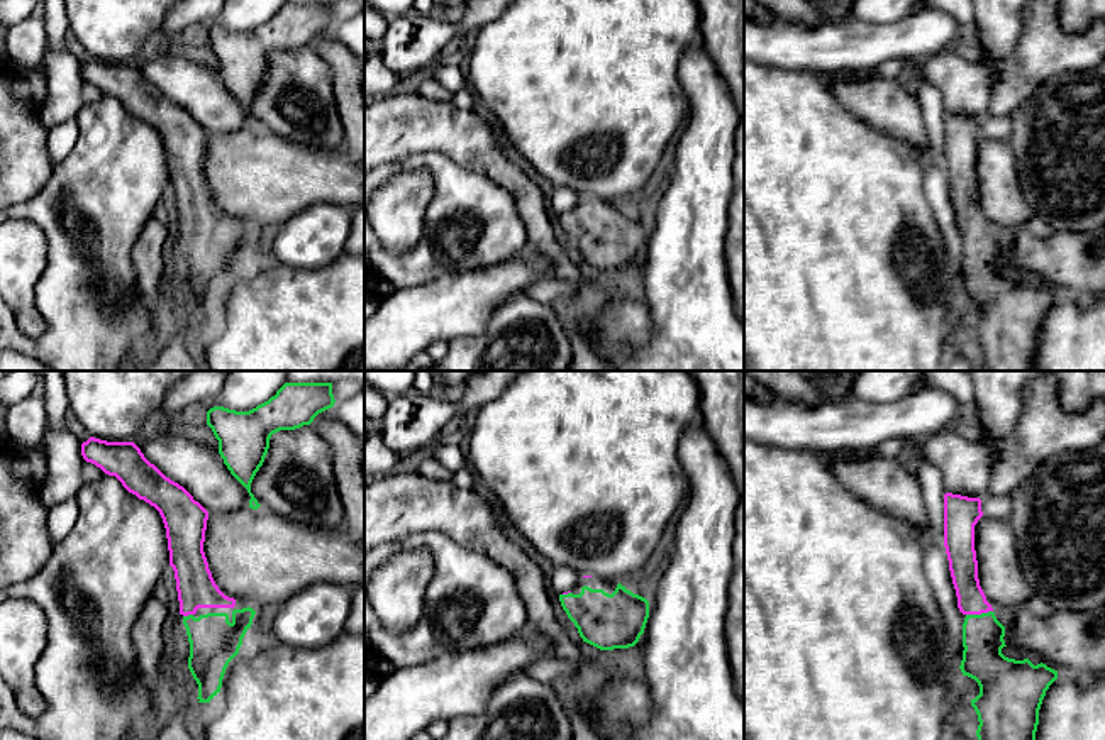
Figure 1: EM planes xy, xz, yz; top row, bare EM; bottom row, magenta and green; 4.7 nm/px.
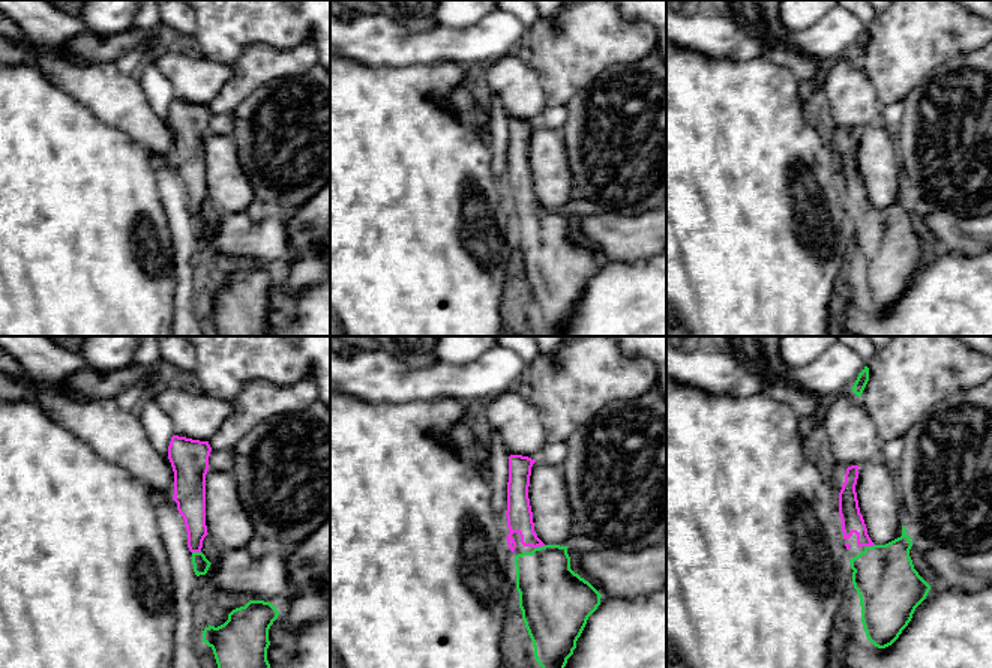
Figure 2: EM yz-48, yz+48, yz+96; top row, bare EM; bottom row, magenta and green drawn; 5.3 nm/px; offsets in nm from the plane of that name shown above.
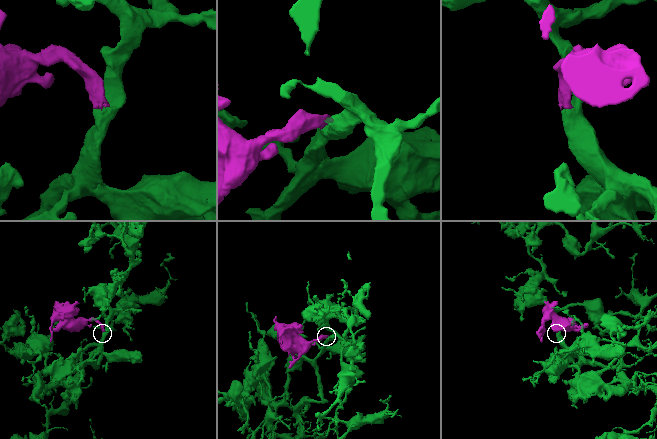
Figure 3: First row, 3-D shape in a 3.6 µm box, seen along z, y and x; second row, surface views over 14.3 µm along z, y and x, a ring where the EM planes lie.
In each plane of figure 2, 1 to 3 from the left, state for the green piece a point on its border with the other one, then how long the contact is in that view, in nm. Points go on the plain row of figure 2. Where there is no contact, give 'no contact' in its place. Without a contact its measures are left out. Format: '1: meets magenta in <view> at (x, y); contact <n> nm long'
1: meets magenta in yz-48 at (197, 215); contact 50 nm long
2: meets magenta in yz+48 at (539, 210); contact 70 nm long
3: meets magenta in yz+96 at (869, 209); contact 60 nm long

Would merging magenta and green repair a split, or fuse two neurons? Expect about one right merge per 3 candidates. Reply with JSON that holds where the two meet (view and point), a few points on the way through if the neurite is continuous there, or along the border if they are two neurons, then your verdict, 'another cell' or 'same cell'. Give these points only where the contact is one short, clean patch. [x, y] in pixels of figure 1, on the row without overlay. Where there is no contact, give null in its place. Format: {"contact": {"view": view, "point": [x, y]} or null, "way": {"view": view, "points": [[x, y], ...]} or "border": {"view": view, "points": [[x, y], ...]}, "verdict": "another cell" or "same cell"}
{"contact": {"view": "yz", "point": [978, 234]}, "way": {"view": "yz", "points": [[963, 185], [970, 219], [978, 234], [983, 281]]}, "verdict": "same cell"}

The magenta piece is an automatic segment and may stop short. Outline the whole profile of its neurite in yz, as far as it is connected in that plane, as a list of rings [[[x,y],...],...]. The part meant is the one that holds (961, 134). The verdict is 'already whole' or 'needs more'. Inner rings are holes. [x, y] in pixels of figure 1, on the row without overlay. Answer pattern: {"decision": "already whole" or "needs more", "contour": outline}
{"decision": "needs more", "contour": [[[944,115],[944,168],[958,217],[958,229],[966,237],[963,244],[961,293],[975,300],[980,315],[971,320],[978,335],[978,366],[981,371],[1036,371],[1039,330],[1046,312],[1058,300],[1058,291],[1046,284],[1034,286],[1029,279],[1015,281],[1002,274],[1005,247],[997,240],[991,225],[980,207],[975,171],[975,146],[983,137],[981,120],[961,115]]]}

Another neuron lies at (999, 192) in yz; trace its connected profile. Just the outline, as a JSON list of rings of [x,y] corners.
[[[981,137],[975,146],[975,171],[980,207],[993,230],[1037,225],[1022,195],[1008,141]]]

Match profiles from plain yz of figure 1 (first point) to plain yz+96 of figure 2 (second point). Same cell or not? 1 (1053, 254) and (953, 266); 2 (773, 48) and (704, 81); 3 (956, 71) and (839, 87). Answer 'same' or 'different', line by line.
1: different
2: different
3: same

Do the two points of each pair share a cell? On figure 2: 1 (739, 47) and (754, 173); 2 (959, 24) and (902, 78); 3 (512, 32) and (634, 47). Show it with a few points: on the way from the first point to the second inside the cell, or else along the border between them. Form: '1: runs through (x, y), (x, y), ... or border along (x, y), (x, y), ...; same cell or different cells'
1: border along (706, 54), (740, 60), (763, 57); different cells
2: runs through (944, 35), (916, 63); same cell
3: border along (529, 29), (524, 44); different cells

